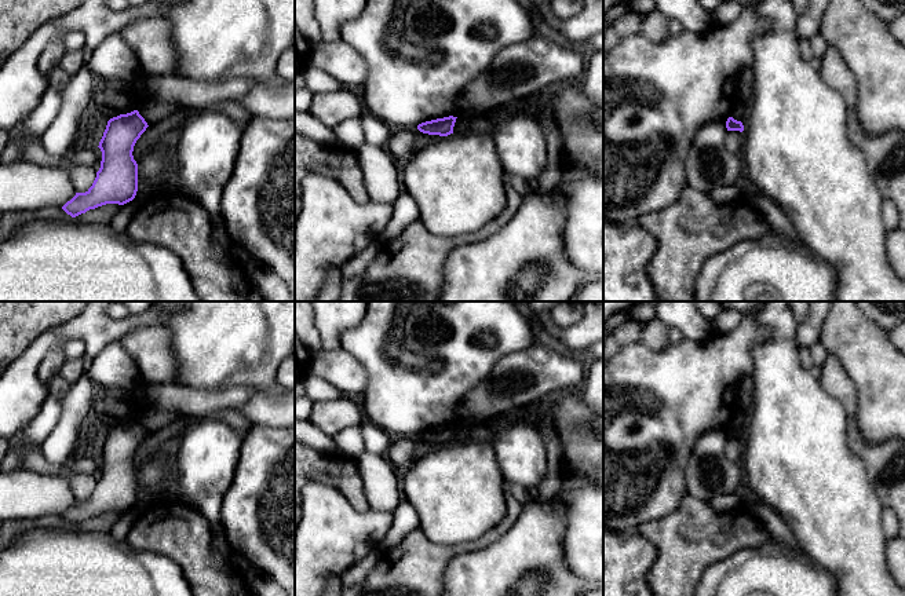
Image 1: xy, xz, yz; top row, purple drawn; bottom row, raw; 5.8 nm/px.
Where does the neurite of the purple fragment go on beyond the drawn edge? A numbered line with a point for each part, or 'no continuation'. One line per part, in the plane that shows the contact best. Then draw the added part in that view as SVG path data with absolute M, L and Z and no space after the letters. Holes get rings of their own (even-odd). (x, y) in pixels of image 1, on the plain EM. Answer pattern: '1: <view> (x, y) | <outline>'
no continuation

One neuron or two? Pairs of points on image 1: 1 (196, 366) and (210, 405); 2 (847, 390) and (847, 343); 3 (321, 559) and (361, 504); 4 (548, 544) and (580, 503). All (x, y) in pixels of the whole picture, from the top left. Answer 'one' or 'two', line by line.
1: two
2: two
3: two
4: two

